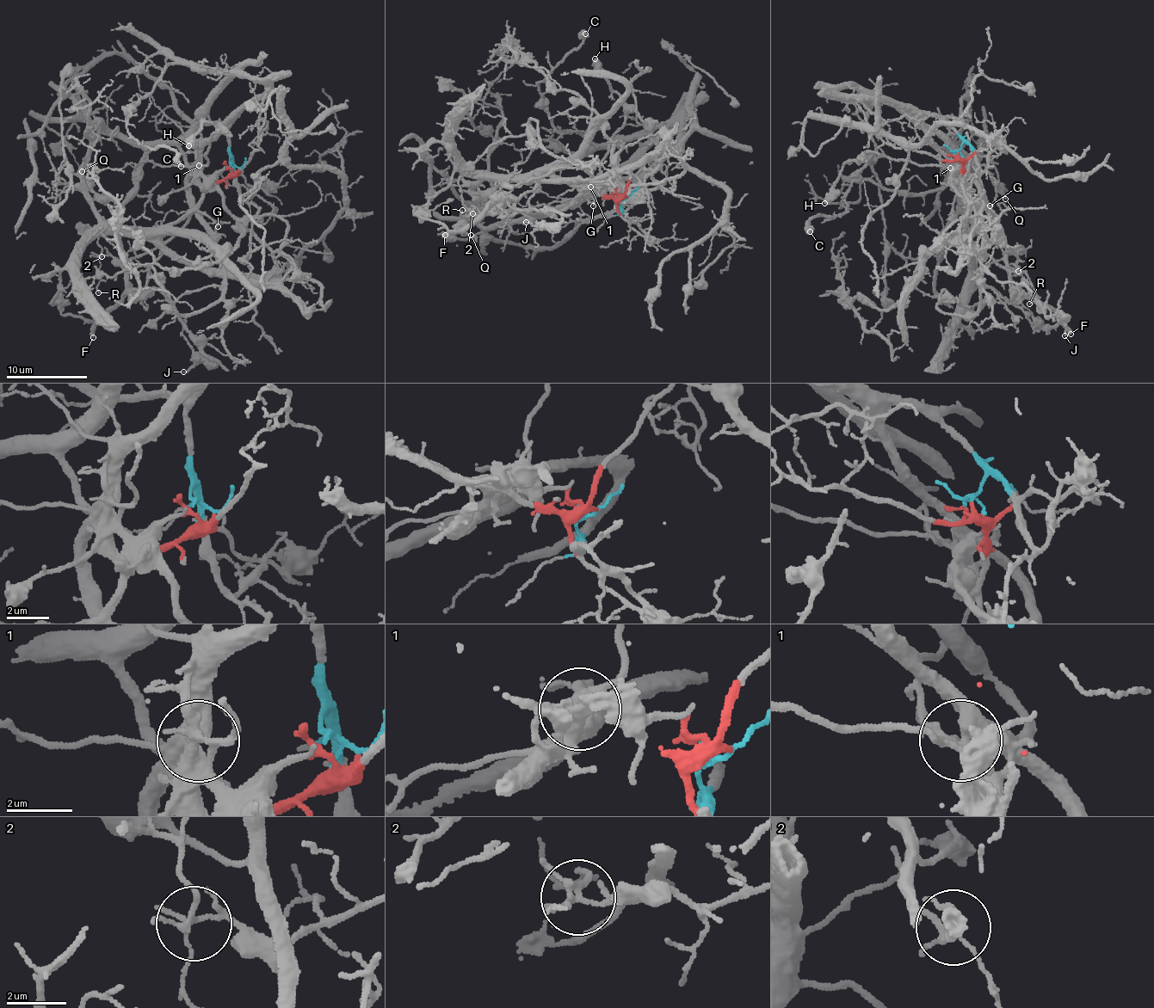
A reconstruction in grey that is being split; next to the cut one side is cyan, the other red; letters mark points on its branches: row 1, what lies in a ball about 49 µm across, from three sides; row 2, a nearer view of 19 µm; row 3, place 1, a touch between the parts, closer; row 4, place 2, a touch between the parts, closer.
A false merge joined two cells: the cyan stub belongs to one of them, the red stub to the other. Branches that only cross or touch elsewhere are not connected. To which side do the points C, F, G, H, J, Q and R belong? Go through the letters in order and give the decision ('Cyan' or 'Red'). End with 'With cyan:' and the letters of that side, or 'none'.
C: Cyan
F: Cyan
G: Cyan
H: Cyan
J: Cyan
Q: Cyan
R: Cyan
With cyan: C, F, G, H, J, Q, R

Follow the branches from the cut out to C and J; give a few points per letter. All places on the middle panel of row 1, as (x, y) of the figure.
C: (620, 195), (621, 210), (675, 142), (678, 126), (603, 144), (557, 130), (537, 82), (585, 33)
J: (620, 195), (621, 210), (635, 186), (617, 178), (532, 214), (491, 199), (562, 216), (527, 221)

